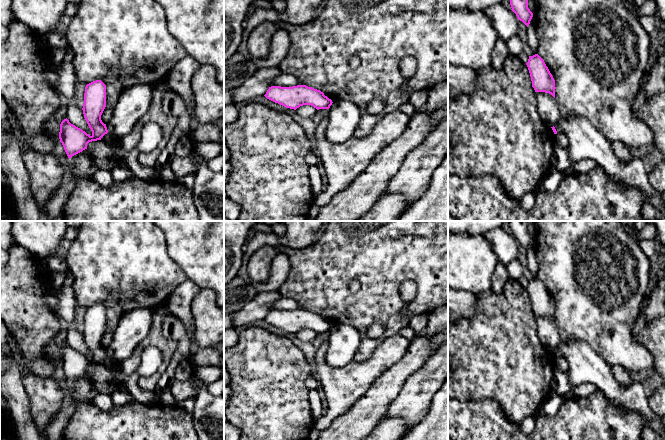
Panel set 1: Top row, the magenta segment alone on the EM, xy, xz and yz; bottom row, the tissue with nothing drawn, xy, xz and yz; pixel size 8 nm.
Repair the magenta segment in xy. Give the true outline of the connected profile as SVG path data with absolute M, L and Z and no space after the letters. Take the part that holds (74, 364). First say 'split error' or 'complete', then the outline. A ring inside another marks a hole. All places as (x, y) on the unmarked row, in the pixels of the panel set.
complete; M101 304L87 308L82 334L92 359L71 348L67 342L60 348L59 363L69 383L87 373L89 366L101 364L108 357L106 348L101 344L105 331L106 309Z

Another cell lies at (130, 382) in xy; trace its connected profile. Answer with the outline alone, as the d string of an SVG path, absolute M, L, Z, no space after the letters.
M107 357L101 362L101 364L112 371L117 384L124 386L134 400L149 405L159 401L159 396L155 392L145 391L138 385L139 375L123 374L118 361L111 357Z

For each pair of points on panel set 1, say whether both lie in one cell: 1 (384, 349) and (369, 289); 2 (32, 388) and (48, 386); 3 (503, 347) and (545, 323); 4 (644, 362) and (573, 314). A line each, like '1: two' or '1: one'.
1: two
2: one
3: two
4: one

